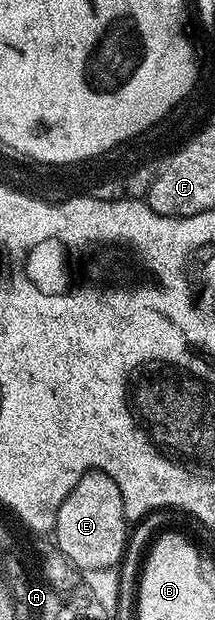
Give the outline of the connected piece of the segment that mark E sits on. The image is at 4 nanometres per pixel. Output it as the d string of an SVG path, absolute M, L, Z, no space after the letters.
M86 471L67 493L57 510L55 542L72 566L83 570L101 569L109 563L120 564L127 540L127 520L123 493L107 473Z

